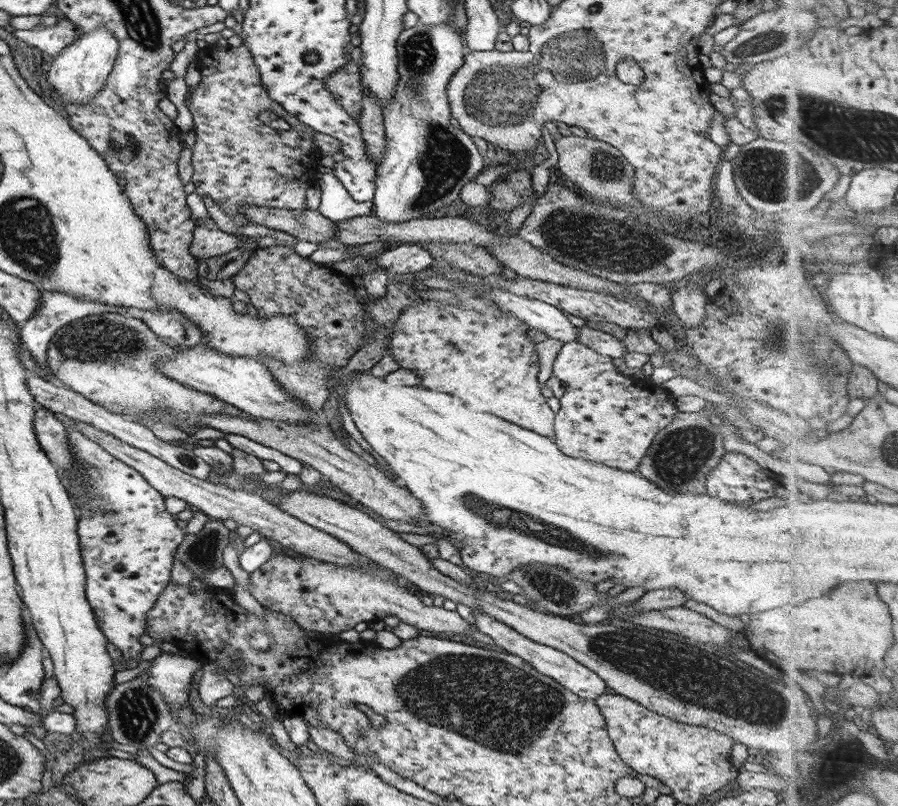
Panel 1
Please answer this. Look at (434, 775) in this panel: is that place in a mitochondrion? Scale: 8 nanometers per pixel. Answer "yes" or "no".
no

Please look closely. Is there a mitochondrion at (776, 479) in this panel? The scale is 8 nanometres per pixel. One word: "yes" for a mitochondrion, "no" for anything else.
no

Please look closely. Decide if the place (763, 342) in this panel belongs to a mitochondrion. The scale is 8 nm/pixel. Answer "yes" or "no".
yes

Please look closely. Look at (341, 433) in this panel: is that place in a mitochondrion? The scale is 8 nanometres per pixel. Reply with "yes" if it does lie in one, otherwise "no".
no

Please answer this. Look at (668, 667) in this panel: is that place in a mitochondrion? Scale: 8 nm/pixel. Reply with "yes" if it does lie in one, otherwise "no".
yes

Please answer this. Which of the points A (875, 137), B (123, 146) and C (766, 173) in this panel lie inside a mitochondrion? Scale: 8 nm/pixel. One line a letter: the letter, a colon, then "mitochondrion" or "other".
A: mitochondrion
B: mitochondrion
C: mitochondrion

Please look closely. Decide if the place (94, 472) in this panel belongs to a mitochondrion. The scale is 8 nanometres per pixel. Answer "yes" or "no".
yes

